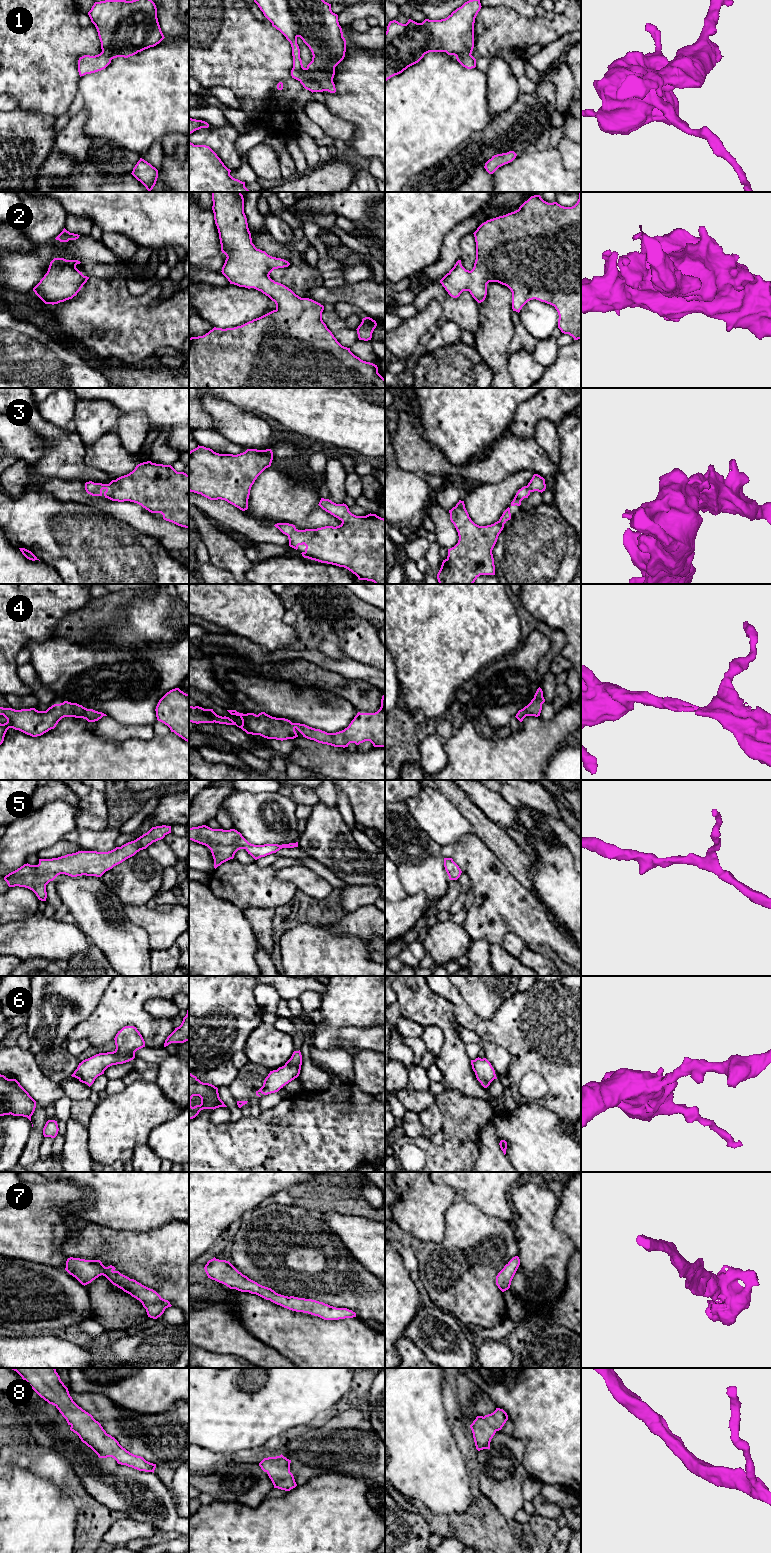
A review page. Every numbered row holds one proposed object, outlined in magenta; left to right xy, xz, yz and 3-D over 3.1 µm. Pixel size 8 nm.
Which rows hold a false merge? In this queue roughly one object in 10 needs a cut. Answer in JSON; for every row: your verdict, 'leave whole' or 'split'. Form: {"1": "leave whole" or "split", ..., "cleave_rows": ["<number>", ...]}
{"1": "leave whole", "2": "leave whole", "3": "leave whole", "4": "leave whole", "5": "leave whole", "6": "leave whole", "7": "leave whole", "8": "leave whole", "cleave_rows": []}

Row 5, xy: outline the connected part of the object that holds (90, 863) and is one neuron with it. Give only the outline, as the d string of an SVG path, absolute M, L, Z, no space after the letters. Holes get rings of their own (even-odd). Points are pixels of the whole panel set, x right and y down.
M171 826L152 827L134 841L108 852L78 851L58 858L39 859L38 865L24 864L4 877L9 887L25 887L32 890L39 900L46 901L46 885L58 875L71 877L101 877L106 871L146 849L153 842L171 833Z

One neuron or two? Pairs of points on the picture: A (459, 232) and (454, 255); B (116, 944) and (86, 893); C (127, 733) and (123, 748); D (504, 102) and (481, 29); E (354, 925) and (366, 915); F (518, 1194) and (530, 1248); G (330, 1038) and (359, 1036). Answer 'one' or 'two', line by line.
A: one
B: one
C: two
D: two
E: one
F: one
G: one

